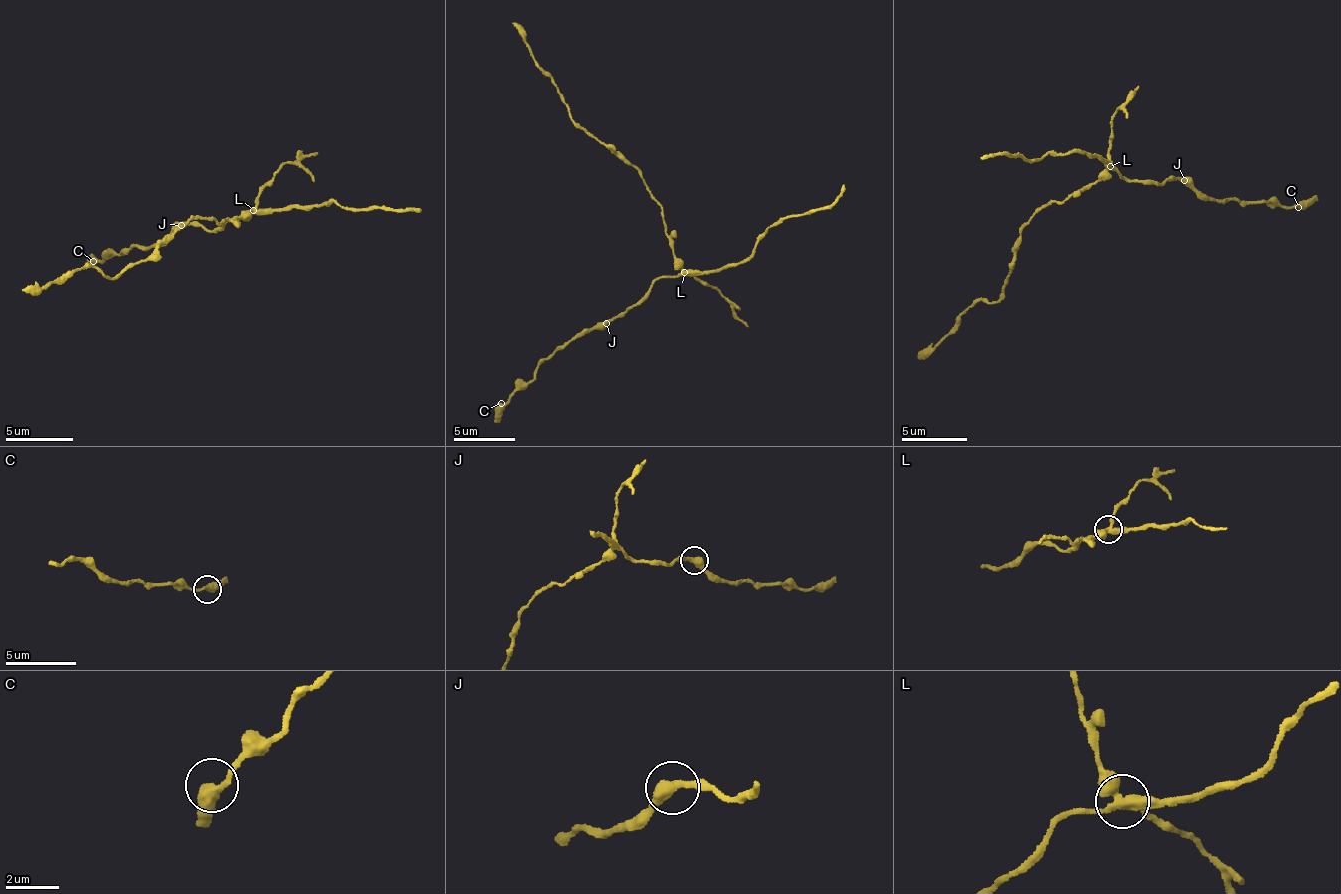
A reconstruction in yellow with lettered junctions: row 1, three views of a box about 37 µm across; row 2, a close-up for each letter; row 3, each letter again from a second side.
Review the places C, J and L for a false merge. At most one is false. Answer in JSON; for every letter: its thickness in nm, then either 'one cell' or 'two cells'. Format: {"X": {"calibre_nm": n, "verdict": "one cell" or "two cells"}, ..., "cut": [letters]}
{"C": {"calibre_nm": 400, "verdict": "one cell"}, "J": {"calibre_nm": 380, "verdict": "one cell"}, "L": {"calibre_nm": 360, "verdict": "two cells"}, "cut": ["L"]}

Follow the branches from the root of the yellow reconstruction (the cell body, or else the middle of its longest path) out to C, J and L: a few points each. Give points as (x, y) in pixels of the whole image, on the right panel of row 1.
C: (1084, 189), (1112, 171), (1162, 186), (1179, 178), (1197, 194), (1223, 204), (1232, 199), (1298, 207)
J: (1084, 189), (1107, 179), (1112, 171), (1130, 180), (1162, 186), (1172, 179), (1184, 180)
L: (1084, 189), (1098, 183), (1110, 166)

